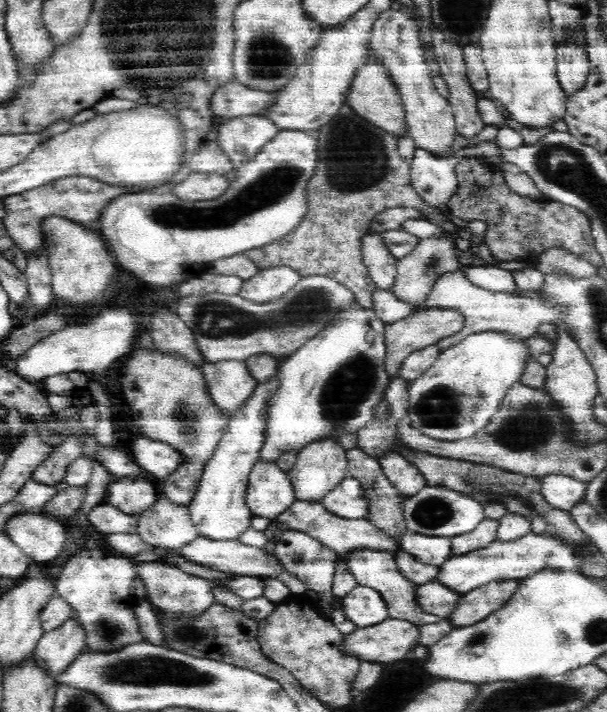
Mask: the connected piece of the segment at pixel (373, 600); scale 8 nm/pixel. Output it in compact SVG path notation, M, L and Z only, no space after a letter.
M355 586L340 603L345 616L358 627L380 624L389 617L382 595L369 586Z

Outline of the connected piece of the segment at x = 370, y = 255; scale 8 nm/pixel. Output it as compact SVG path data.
M369 232L362 238L362 253L377 288L392 292L397 274L397 259L390 255L380 233Z

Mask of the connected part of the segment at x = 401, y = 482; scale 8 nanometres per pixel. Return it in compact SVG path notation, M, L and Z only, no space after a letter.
M390 453L378 459L383 473L402 495L416 494L427 485L421 471L400 454Z

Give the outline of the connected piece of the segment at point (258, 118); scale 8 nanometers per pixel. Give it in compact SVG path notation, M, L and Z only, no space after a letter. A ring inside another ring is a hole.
M262 114L233 117L220 126L217 141L236 169L256 158L279 128Z

